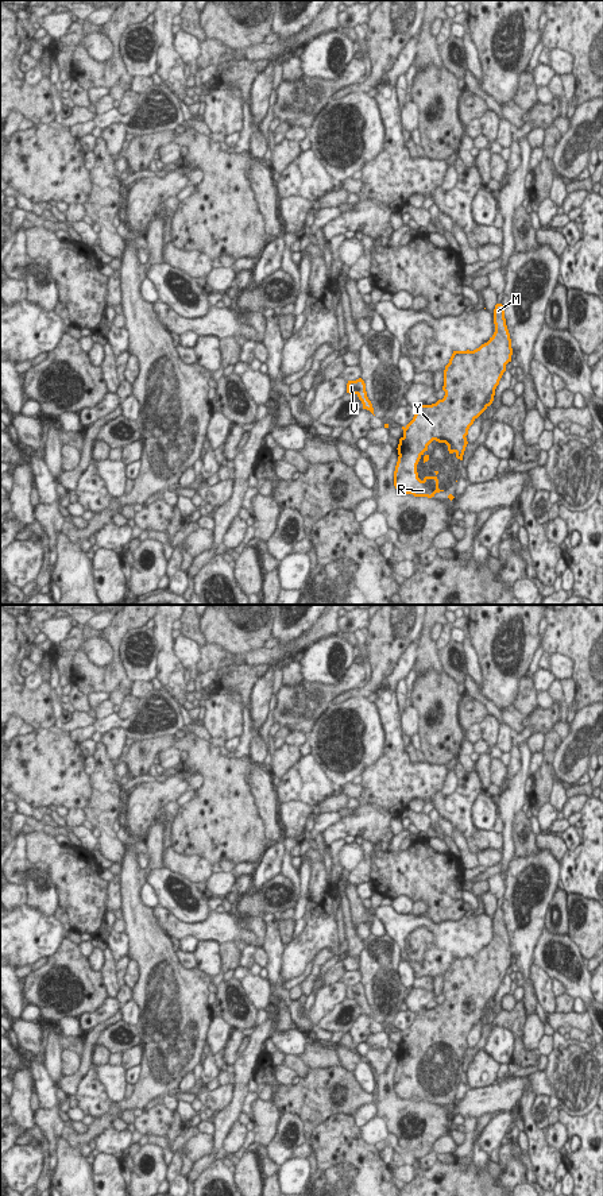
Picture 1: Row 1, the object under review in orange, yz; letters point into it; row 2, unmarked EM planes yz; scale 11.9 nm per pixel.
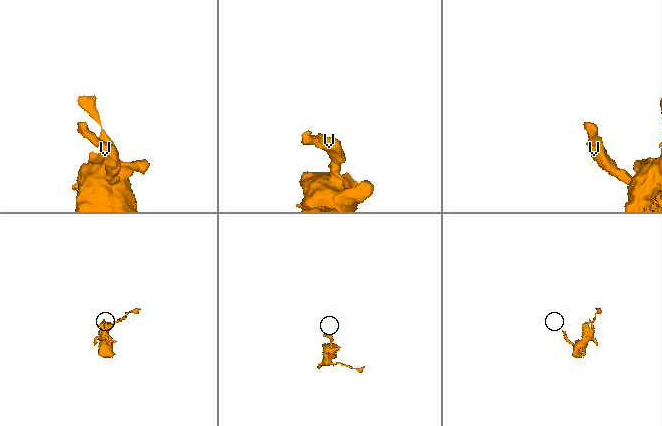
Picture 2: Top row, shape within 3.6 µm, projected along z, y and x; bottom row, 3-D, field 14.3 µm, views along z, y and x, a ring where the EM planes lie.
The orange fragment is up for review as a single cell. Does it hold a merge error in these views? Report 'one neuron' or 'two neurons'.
one neuron

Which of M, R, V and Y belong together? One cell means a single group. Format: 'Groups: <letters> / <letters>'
Groups: M R V Y.

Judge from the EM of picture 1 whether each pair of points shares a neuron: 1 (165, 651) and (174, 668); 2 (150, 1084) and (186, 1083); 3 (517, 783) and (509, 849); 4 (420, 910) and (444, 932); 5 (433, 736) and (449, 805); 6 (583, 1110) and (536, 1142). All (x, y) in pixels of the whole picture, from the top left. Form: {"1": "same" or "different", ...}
{"1": "same", "2": "different", "3": "same", "4": "different", "5": "different", "6": "different"}

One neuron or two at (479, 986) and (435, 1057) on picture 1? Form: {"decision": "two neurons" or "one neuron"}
{"decision": "one neuron"}

